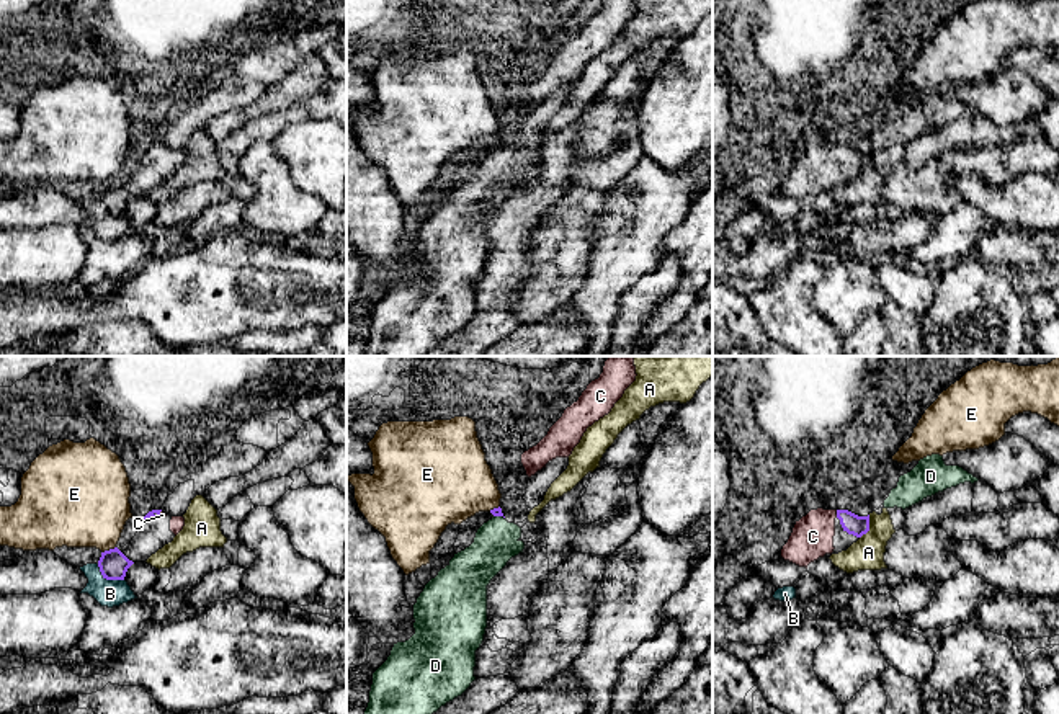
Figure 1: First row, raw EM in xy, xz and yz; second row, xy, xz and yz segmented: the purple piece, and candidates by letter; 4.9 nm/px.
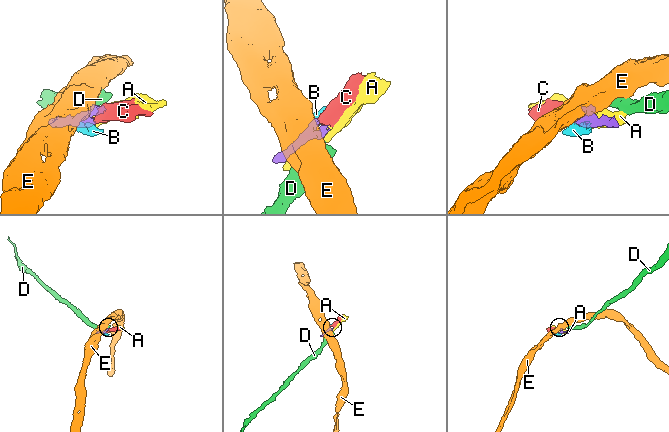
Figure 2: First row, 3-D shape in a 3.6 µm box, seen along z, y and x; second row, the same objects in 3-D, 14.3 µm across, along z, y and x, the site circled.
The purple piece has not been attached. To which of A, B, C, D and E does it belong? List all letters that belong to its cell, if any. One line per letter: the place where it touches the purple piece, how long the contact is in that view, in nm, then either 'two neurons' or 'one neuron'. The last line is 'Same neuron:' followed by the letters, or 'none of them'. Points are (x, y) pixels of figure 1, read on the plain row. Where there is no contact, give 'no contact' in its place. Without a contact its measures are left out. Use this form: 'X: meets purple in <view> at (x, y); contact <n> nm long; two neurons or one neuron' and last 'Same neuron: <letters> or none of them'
A: meets purple in yz at (868, 160); contact 130 nm long; two neurons
B: meets purple in xy at (108, 213); contact 160 nm long; two neurons
C: meets purple in yz at (837, 147); contact 40 nm long; one neuron
D: meets purple in xz at (499, 149); contact 60 nm long; two neurons
E: meets purple in xy at (110, 183); contact 80 nm long; two neurons
Same neuron: C

